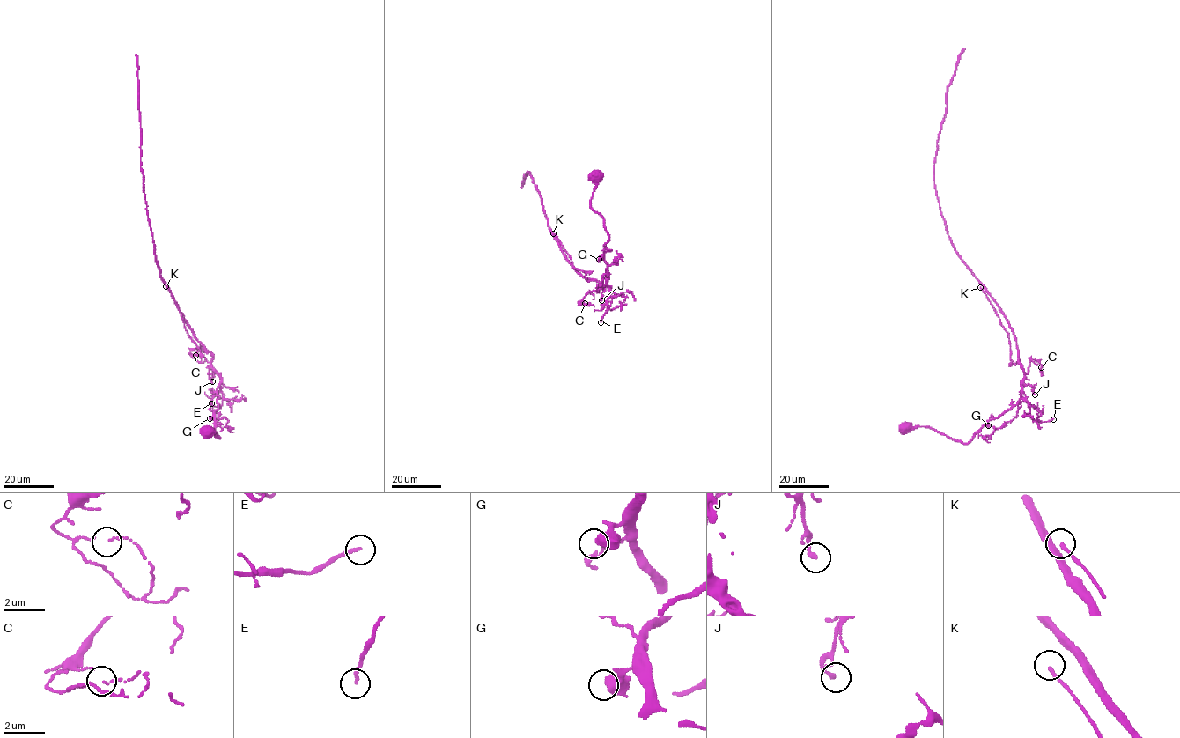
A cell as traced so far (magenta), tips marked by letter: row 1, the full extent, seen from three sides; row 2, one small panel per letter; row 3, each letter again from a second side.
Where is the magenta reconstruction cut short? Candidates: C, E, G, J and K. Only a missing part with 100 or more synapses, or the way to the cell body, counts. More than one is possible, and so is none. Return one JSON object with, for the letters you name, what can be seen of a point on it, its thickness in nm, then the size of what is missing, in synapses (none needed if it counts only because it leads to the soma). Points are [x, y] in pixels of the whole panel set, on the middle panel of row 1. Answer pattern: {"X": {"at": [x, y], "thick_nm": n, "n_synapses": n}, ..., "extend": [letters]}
{"extend": []}

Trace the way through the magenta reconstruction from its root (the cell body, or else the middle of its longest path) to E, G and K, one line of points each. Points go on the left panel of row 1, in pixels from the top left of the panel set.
E: (208, 431), (218, 438), (214, 412), (217, 408), (218, 386), (223, 404), (218, 407), (211, 403)
G: (208, 431), (218, 438), (215, 419), (210, 418)
K: (208, 431), (218, 438), (214, 412), (221, 375), (209, 352), (196, 354), (201, 350), (165, 286)

